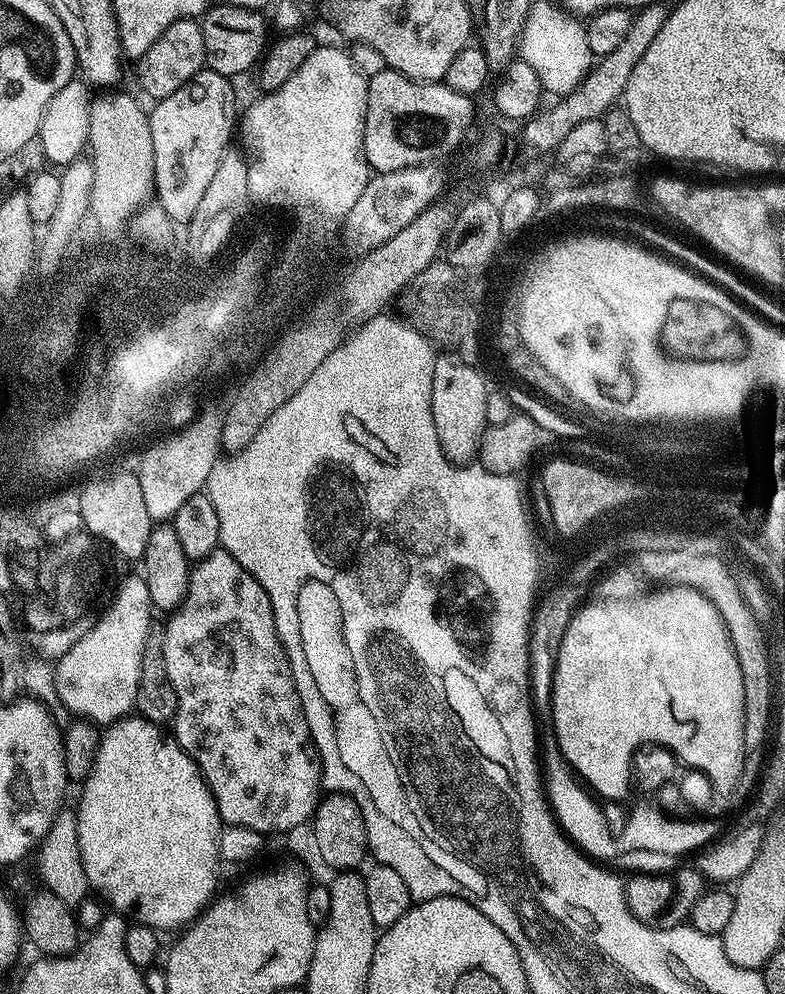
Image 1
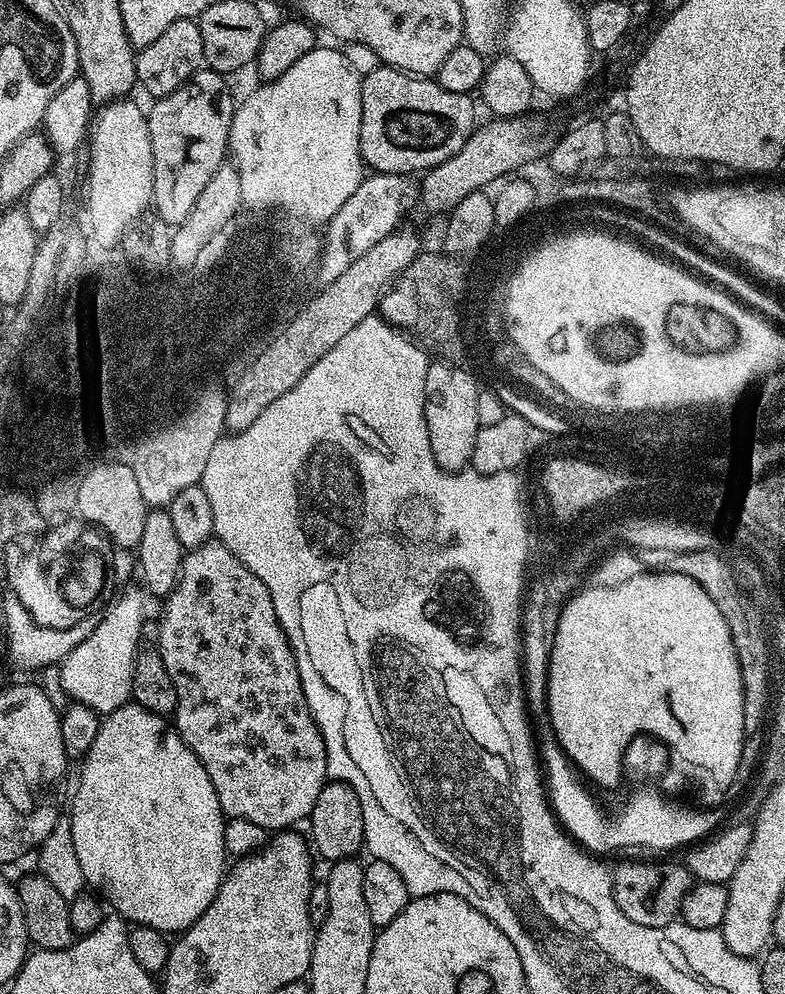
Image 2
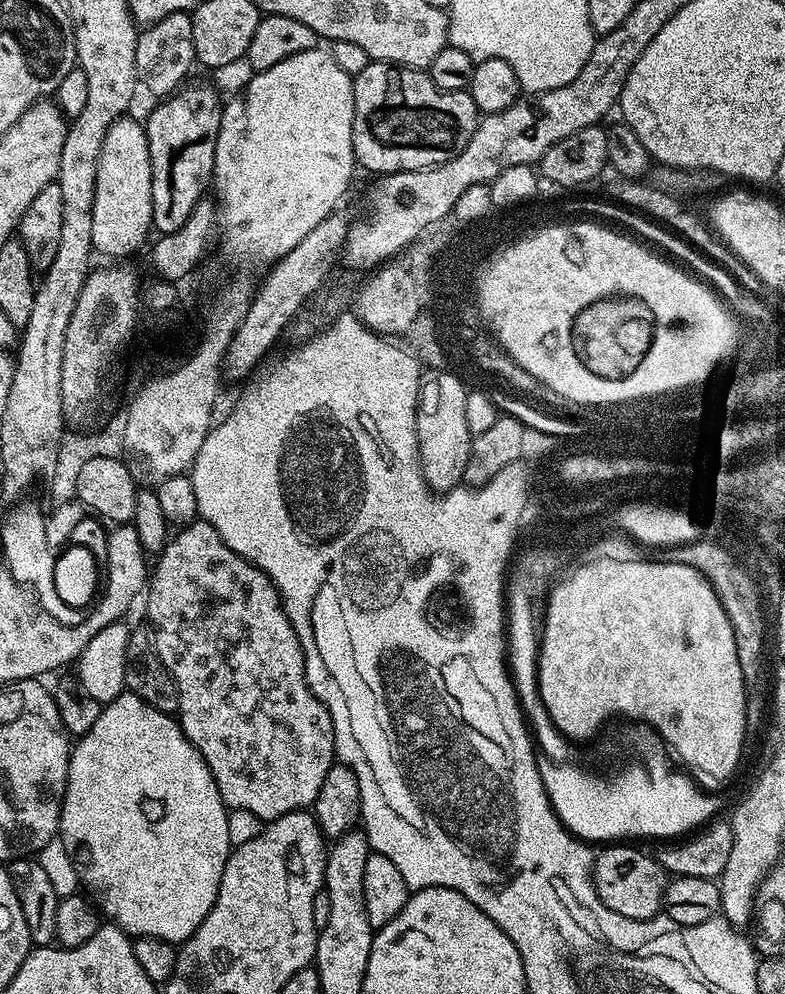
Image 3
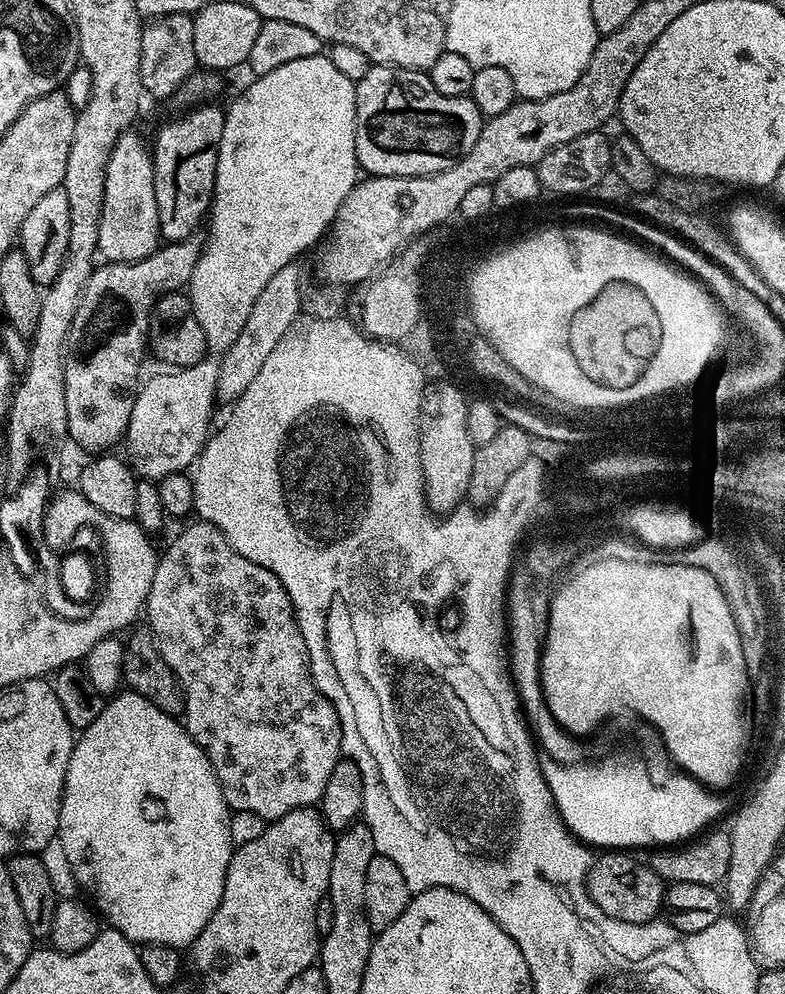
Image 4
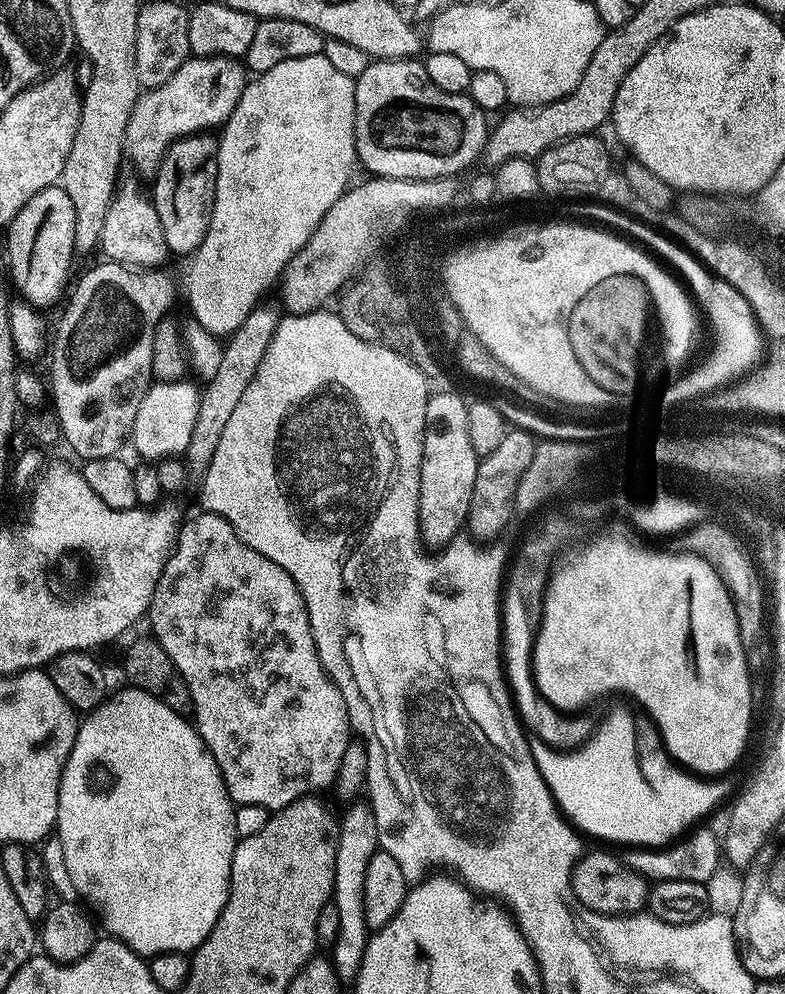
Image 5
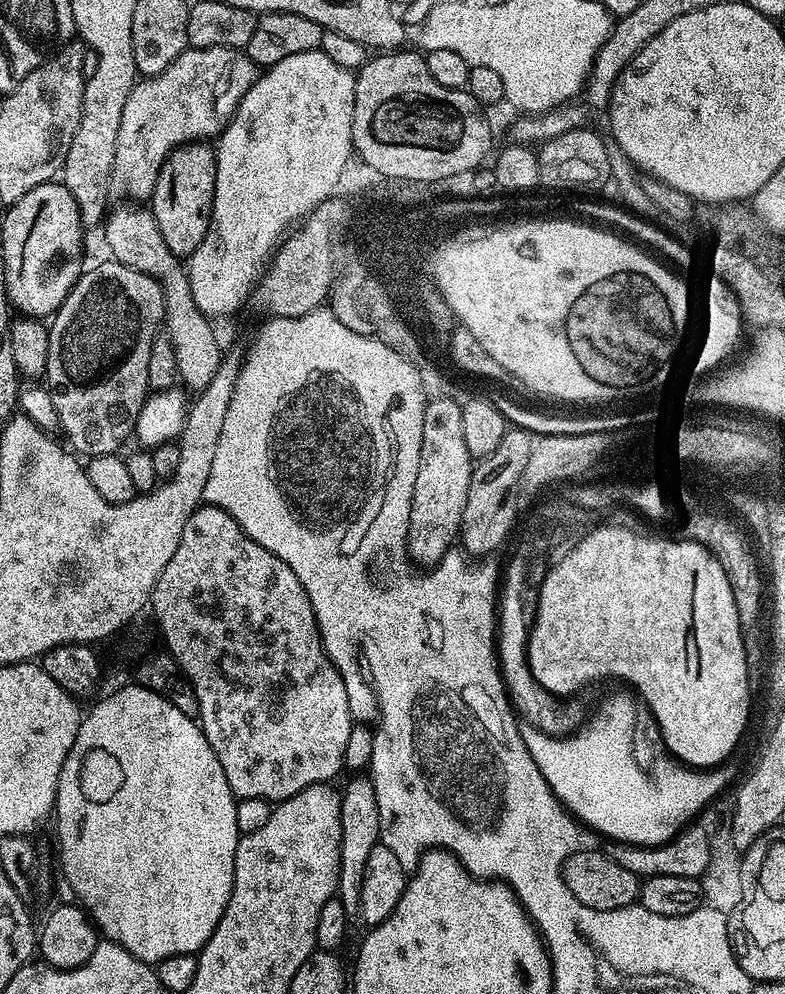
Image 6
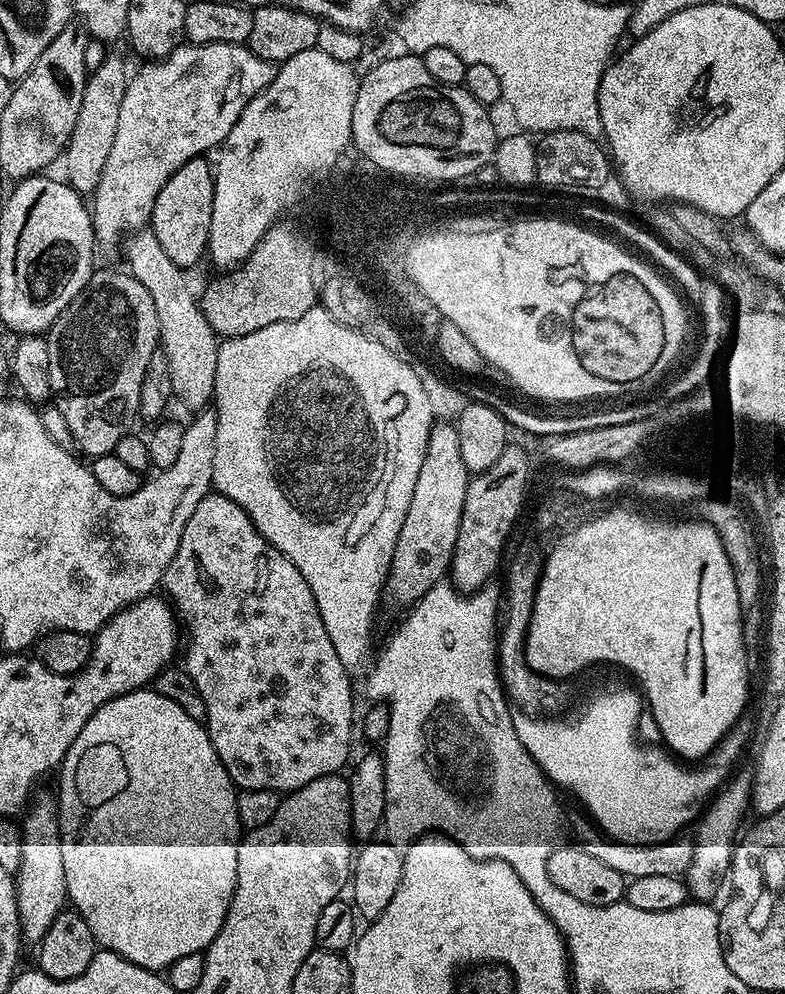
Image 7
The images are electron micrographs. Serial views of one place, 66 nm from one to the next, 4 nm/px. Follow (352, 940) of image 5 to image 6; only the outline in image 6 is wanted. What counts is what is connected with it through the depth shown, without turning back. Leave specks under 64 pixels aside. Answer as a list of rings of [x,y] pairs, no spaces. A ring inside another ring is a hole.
[[[356,774],[352,781],[340,792],[340,887],[338,899],[349,914],[360,906],[362,894],[362,874],[366,874],[366,862],[370,850],[380,843],[380,819],[378,818],[378,798],[371,779],[364,774]]]

